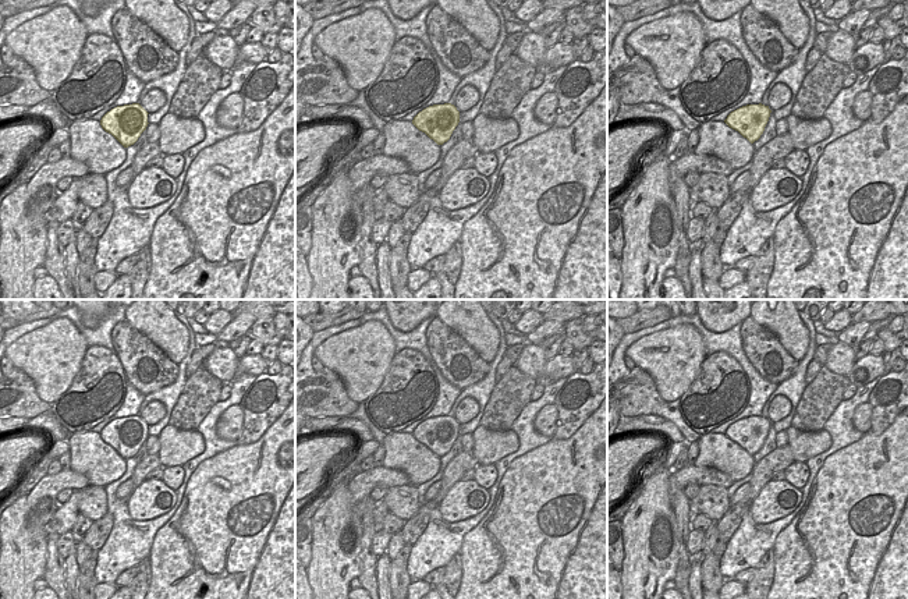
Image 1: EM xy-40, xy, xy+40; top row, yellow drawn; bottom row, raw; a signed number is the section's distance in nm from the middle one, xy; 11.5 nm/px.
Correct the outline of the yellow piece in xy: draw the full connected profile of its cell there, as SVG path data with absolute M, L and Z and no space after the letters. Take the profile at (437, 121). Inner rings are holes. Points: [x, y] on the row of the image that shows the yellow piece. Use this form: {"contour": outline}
{"contour": "M451 103L433 104L419 111L412 124L437 145L447 142L460 123L460 111Z"}

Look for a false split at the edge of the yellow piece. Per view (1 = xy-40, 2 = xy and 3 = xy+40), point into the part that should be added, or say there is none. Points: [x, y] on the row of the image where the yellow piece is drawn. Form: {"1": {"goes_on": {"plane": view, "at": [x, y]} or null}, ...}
{"1": {"goes_on": null}, "2": {"goes_on": null}, "3": {"goes_on": null}}

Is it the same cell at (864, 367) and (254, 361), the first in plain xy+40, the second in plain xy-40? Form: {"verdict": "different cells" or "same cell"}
{"verdict": "same cell"}

